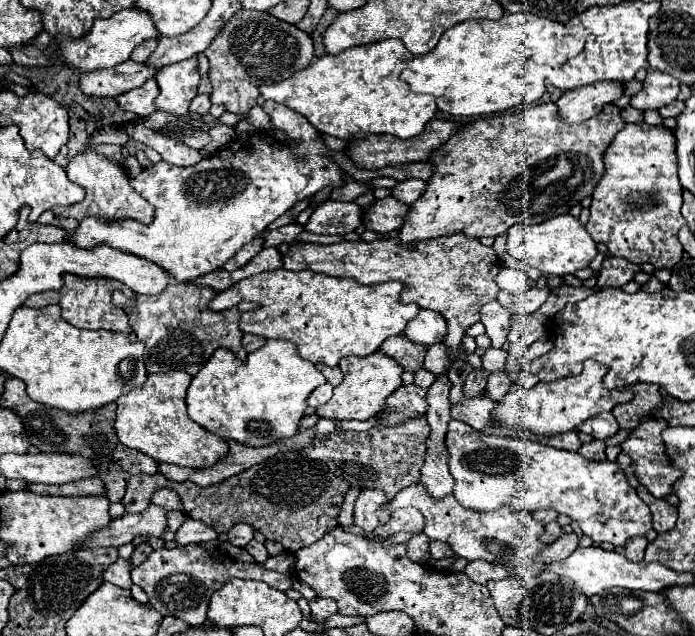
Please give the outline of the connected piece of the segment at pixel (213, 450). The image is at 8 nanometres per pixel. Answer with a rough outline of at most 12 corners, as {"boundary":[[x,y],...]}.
{"boundary":[[192,376],[116,400],[116,436],[156,462],[210,468],[226,440],[186,414]]}

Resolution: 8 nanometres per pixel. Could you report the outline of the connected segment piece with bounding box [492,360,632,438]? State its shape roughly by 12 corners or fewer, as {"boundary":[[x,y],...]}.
{"boundary":[[606,366],[512,388],[494,410],[498,428],[536,436],[574,432],[632,400],[606,390]]}

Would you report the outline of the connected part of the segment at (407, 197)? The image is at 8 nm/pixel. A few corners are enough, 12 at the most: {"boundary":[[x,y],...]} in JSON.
{"boundary":[[416,178],[398,182],[392,196],[414,204],[426,192],[426,182]]}

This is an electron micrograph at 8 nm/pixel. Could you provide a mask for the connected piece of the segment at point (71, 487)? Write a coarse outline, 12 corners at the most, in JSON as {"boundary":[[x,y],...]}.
{"boundary":[[100,478],[74,480],[60,486],[28,484],[42,496],[96,496],[104,494]]}

